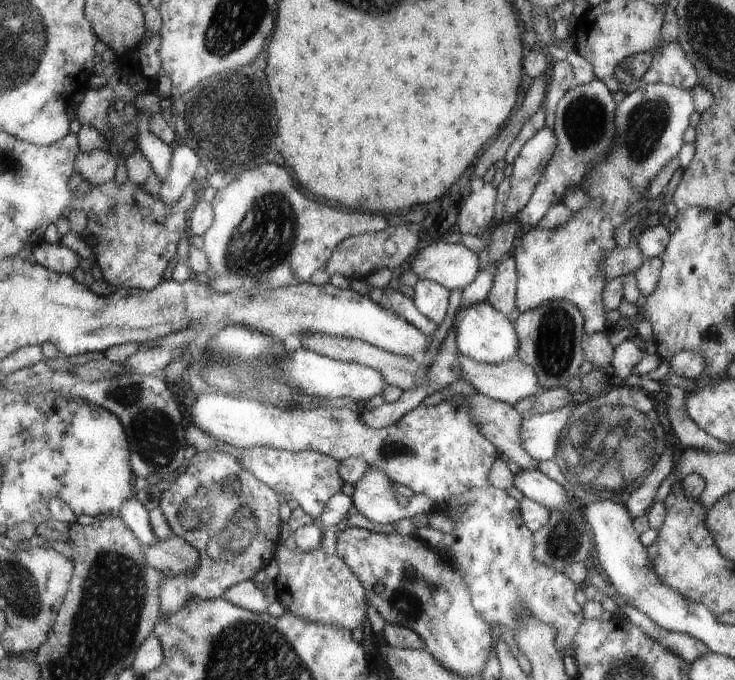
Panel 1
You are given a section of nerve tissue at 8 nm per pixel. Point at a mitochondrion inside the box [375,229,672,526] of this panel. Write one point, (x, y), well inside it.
(609, 444)

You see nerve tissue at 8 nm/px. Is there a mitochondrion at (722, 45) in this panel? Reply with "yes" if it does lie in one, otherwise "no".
yes

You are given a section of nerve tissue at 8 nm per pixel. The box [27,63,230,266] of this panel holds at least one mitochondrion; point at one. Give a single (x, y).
(204, 135)

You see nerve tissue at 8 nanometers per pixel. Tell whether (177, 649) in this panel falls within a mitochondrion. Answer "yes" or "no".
no

